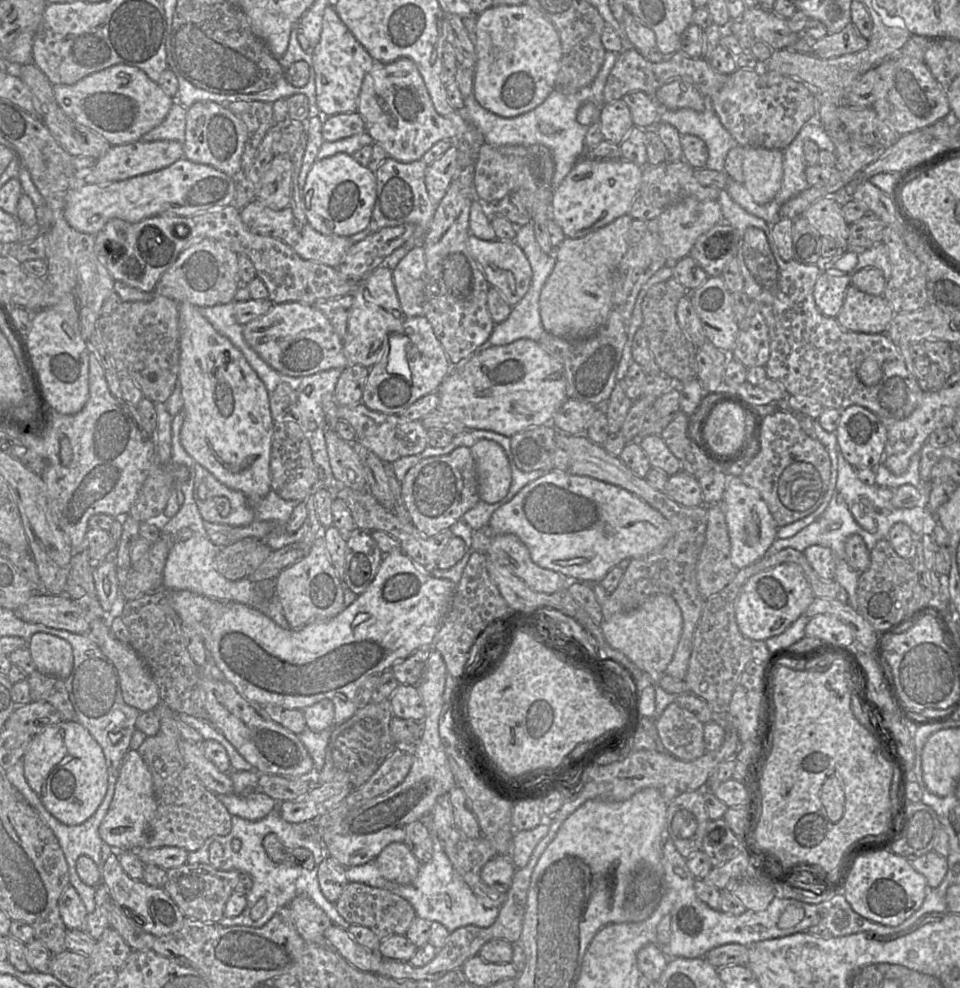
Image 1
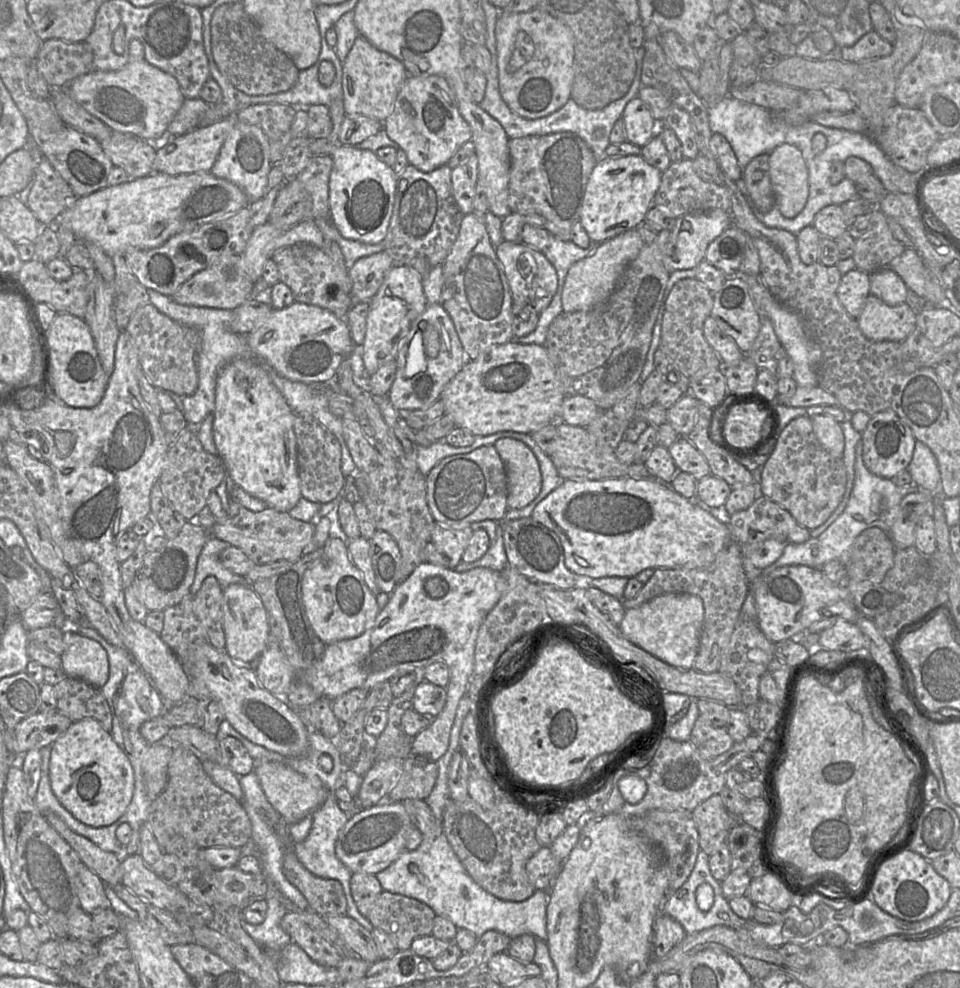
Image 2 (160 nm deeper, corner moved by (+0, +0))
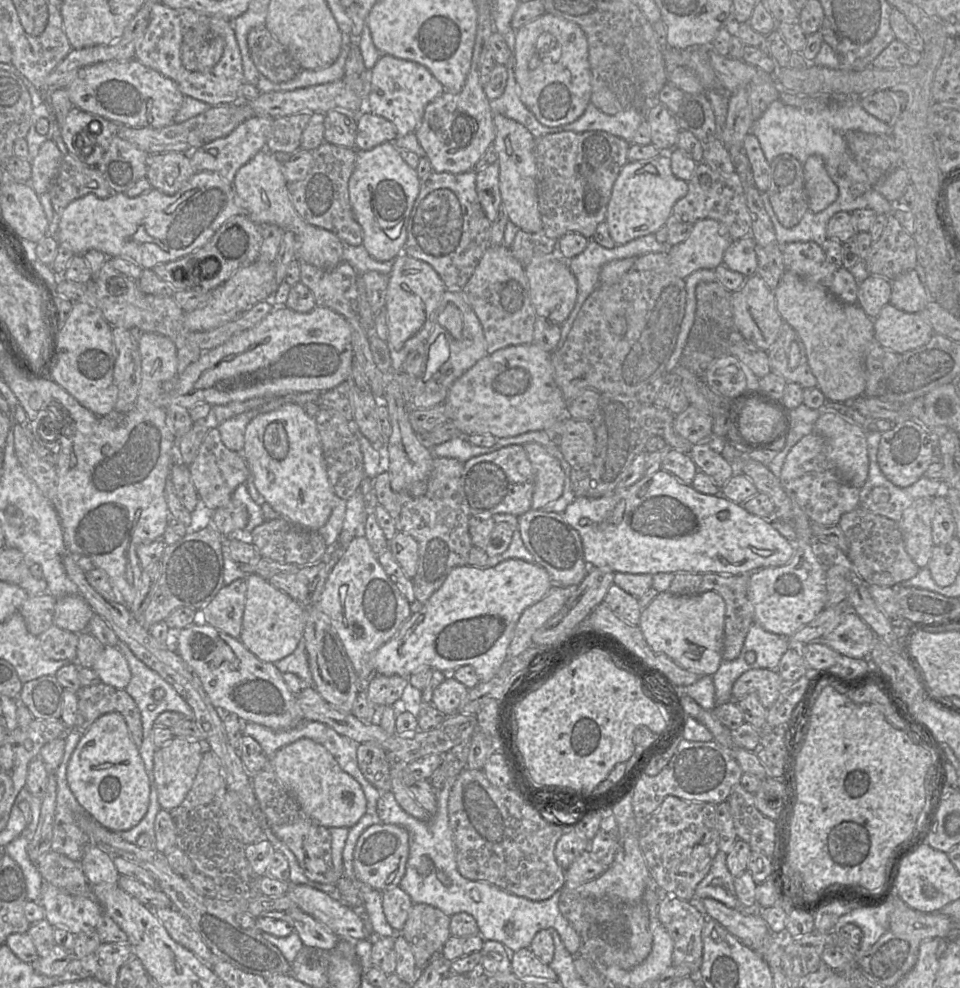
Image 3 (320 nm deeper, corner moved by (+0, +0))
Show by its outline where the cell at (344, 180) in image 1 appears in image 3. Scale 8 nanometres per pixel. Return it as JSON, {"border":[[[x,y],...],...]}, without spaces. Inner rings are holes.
{"border":[[[386,142],[382,143],[371,150],[358,150],[357,149],[357,157],[356,164],[349,178],[349,198],[352,206],[353,213],[355,215],[356,220],[360,224],[363,230],[363,246],[369,252],[369,254],[377,260],[380,261],[394,261],[397,256],[399,256],[403,252],[403,248],[405,246],[407,240],[407,231],[406,231],[406,219],[412,209],[412,206],[419,194],[421,180],[417,175],[417,172],[414,168],[410,167],[400,156],[399,148],[395,145],[394,142]]]}

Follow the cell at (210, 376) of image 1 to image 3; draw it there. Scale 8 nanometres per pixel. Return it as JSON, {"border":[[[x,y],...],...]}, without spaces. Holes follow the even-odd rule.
{"border":[[[286,402],[276,410],[256,415],[246,426],[244,440],[241,455],[248,465],[250,480],[265,502],[292,524],[319,531],[342,499],[335,495],[329,482],[321,438],[314,417],[309,416],[302,405]]]}

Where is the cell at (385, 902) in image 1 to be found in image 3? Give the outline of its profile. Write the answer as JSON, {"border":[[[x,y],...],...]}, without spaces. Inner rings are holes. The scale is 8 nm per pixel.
{"border":[[[414,903],[398,935],[410,945],[416,965],[424,969],[451,937],[450,916],[427,904]]]}

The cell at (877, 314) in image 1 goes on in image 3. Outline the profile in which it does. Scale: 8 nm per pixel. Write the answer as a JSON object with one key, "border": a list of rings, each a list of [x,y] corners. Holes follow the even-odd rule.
{"border":[[[891,304],[885,305],[873,319],[873,328],[875,341],[896,354],[903,354],[927,344],[935,334],[931,325],[920,313],[904,312]]]}

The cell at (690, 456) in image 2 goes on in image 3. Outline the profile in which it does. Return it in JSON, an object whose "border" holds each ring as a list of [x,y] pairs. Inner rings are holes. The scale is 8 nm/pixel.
{"border":[[[706,443],[694,444],[688,455],[698,470],[708,475],[720,488],[736,474],[734,466]]]}

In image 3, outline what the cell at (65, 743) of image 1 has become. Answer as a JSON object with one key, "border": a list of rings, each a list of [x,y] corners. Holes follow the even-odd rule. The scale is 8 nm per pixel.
{"border":[[[119,713],[99,717],[82,734],[68,762],[66,779],[80,806],[111,831],[128,831],[136,827],[148,811],[149,776],[125,718]]]}

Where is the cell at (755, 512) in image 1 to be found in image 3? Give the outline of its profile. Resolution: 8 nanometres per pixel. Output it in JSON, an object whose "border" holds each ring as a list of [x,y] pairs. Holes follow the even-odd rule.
{"border":[[[664,470],[645,475],[633,485],[618,488],[606,496],[576,497],[562,515],[580,534],[586,563],[614,573],[747,574],[765,567],[783,566],[795,553],[795,543],[780,534],[767,518],[751,514],[742,504],[722,494],[700,493]]]}

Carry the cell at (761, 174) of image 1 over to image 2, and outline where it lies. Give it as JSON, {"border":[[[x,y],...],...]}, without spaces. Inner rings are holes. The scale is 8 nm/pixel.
{"border":[[[782,144],[769,153],[769,167],[775,207],[787,218],[796,217],[809,197],[808,169],[801,151]]]}

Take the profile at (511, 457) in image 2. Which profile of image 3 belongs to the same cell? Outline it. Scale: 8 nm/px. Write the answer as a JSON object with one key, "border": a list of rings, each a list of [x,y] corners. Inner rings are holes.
{"border":[[[529,442],[523,445],[536,475],[532,509],[541,509],[561,497],[565,473],[559,461],[542,445]]]}

